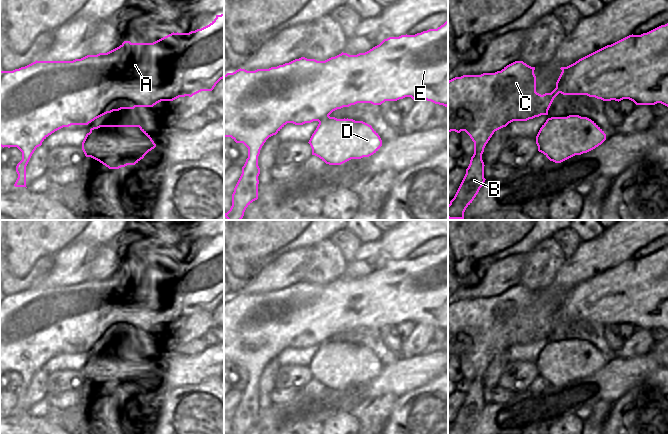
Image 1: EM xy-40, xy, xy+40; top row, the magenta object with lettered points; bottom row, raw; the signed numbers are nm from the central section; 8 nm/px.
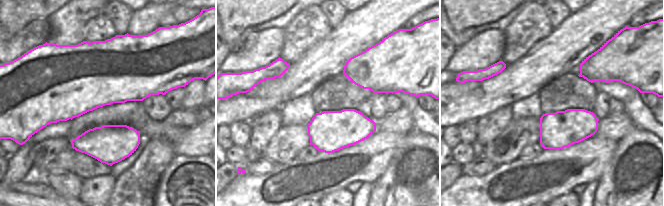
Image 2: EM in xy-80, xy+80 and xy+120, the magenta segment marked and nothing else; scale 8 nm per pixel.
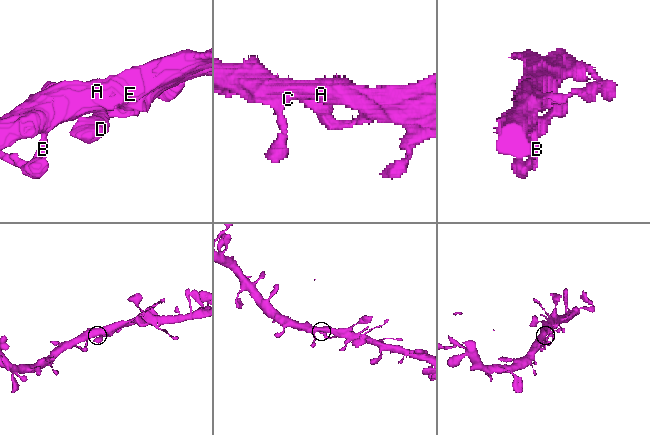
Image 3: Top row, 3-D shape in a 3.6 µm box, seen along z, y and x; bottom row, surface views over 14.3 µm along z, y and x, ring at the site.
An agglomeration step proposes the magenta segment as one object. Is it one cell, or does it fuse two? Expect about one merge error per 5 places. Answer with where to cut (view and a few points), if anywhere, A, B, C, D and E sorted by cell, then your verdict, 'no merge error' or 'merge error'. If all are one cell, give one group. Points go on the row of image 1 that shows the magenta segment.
no cut | A B C D E | no merge error

